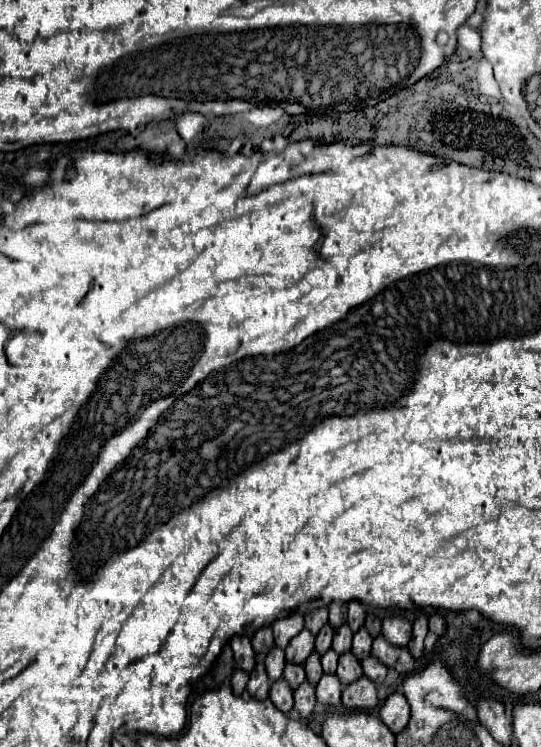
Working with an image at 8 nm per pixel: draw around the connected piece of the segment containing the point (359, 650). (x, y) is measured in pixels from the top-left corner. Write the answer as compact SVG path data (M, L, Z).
M361 628L361 630L353 636L353 650L351 650L351 652L355 654L357 660L371 656L371 642L373 642L373 638L369 636L369 632L367 632L365 628Z

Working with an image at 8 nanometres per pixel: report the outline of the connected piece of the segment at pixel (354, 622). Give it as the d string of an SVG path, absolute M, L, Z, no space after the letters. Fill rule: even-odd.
M349 602L349 612L347 612L347 616L349 616L347 624L349 624L349 628L351 628L353 632L357 632L357 630L365 624L365 608L359 606L359 602Z

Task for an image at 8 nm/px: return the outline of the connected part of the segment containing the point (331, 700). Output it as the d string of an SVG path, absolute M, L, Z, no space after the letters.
M325 674L319 684L317 684L317 702L321 704L329 704L329 706L337 706L341 702L341 686L339 686L339 678Z

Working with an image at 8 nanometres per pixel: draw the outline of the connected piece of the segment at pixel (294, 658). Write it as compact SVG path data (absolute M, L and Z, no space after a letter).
M303 630L299 636L295 636L291 640L291 644L287 646L285 654L289 662L299 662L301 666L305 664L305 660L309 658L309 654L313 652L313 634L309 630Z

